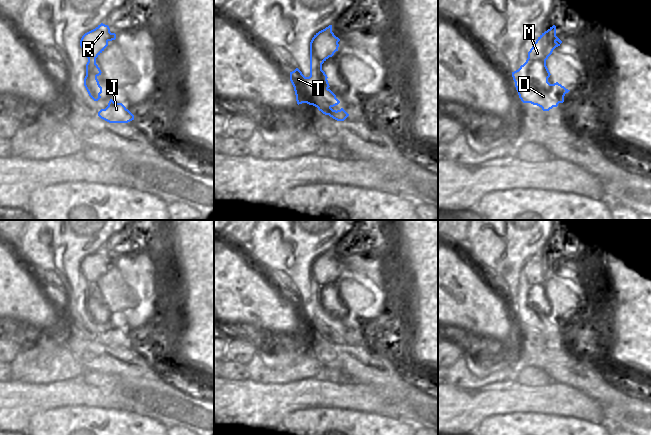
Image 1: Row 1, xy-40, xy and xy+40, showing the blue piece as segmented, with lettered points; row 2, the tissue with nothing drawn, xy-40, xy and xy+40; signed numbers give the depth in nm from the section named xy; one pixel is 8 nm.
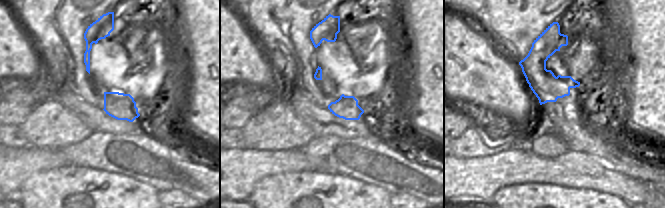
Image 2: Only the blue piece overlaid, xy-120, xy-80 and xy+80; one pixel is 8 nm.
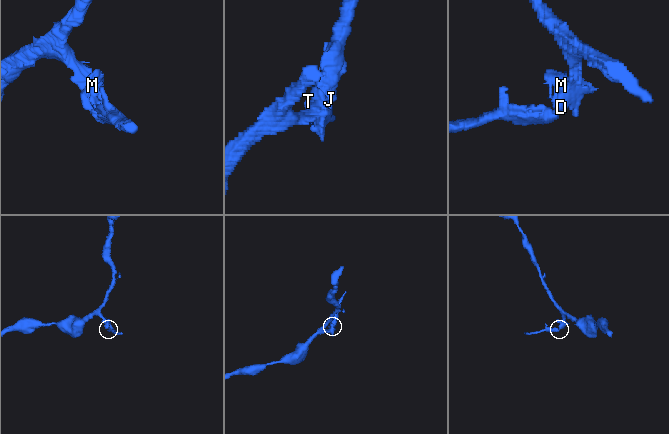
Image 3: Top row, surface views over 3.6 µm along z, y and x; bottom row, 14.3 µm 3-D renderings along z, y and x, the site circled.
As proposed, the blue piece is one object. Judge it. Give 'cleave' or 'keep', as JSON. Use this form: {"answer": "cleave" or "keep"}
{"answer": "cleave"}

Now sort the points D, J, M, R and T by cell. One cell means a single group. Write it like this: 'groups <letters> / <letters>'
groups D M R T / J

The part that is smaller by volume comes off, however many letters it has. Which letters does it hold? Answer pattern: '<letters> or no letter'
J

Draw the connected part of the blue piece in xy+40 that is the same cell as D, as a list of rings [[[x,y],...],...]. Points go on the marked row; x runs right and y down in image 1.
[[[553,25],[542,33],[530,51],[526,62],[512,72],[515,87],[523,103],[531,103],[549,111],[564,102],[564,96],[570,90],[558,82],[550,84],[550,72],[546,60],[562,41],[556,36],[556,26]]]

